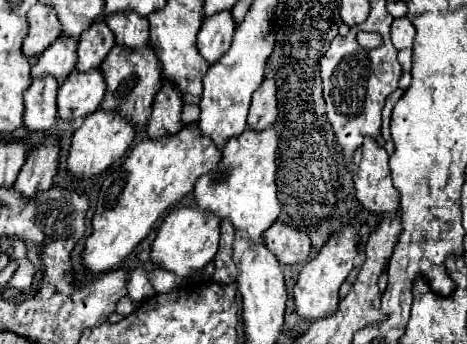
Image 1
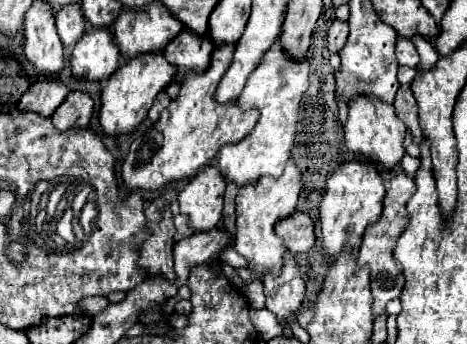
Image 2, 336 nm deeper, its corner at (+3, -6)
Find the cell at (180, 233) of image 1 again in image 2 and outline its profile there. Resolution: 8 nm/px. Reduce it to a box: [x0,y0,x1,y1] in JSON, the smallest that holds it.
[178,166,226,232]

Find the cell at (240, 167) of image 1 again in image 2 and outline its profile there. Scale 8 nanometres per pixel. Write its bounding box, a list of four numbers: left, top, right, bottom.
[216,42,308,188]

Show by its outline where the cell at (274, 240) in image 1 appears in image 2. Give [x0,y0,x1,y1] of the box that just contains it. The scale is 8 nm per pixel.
[276,212,314,254]

